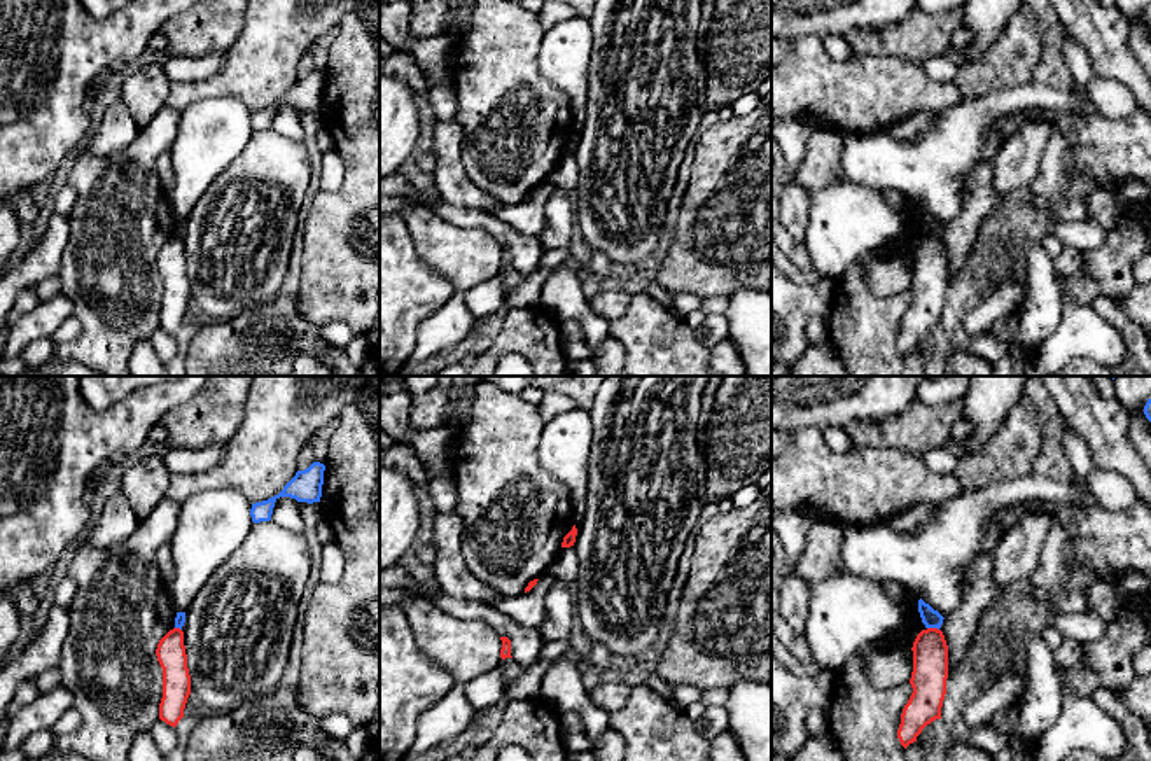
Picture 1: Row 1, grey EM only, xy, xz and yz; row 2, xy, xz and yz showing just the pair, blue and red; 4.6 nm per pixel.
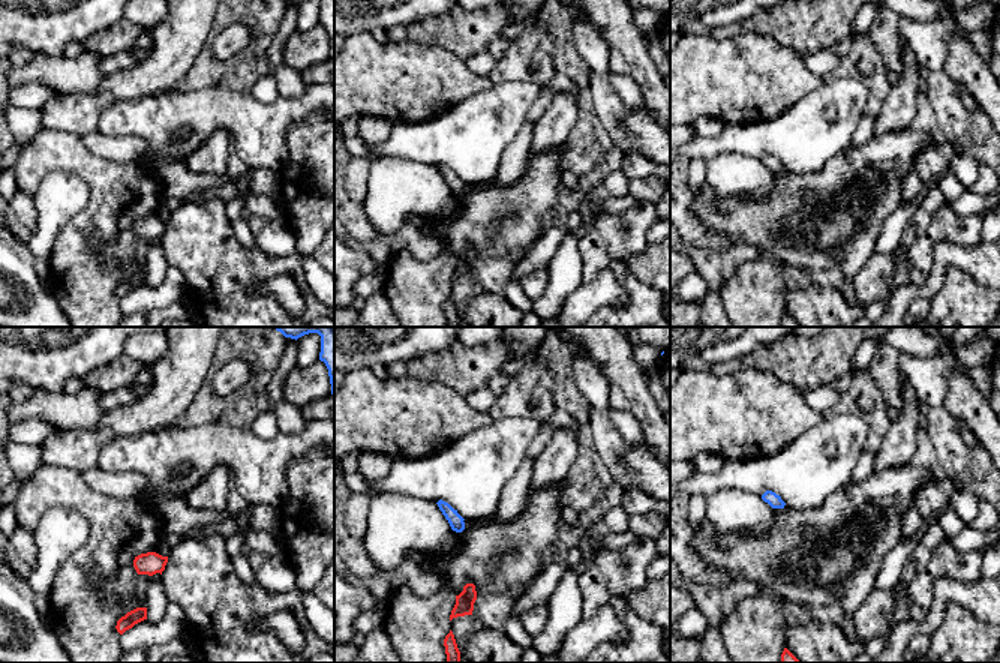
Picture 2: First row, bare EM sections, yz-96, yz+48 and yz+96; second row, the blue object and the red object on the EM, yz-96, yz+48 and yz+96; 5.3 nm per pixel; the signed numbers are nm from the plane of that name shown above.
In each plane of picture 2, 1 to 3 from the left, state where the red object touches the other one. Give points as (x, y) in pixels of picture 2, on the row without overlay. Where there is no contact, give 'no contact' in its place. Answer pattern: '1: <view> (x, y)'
1: no contact
2: no contact
3: no contact

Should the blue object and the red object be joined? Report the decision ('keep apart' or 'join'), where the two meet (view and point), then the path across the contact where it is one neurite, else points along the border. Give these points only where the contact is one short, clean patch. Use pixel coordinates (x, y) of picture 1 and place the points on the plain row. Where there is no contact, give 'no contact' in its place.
keep apart; contact yz (933, 235); border yz (927, 235), (938, 238)

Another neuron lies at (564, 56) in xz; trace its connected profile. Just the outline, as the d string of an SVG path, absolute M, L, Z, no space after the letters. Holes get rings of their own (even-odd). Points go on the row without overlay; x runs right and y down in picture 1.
M582 17L567 19L544 31L537 51L541 75L569 94L576 126L586 117L591 52L593 33Z

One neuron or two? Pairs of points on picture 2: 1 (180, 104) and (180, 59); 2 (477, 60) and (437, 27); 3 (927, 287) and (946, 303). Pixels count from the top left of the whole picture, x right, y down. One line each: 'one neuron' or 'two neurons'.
1: two neurons
2: two neurons
3: two neurons

